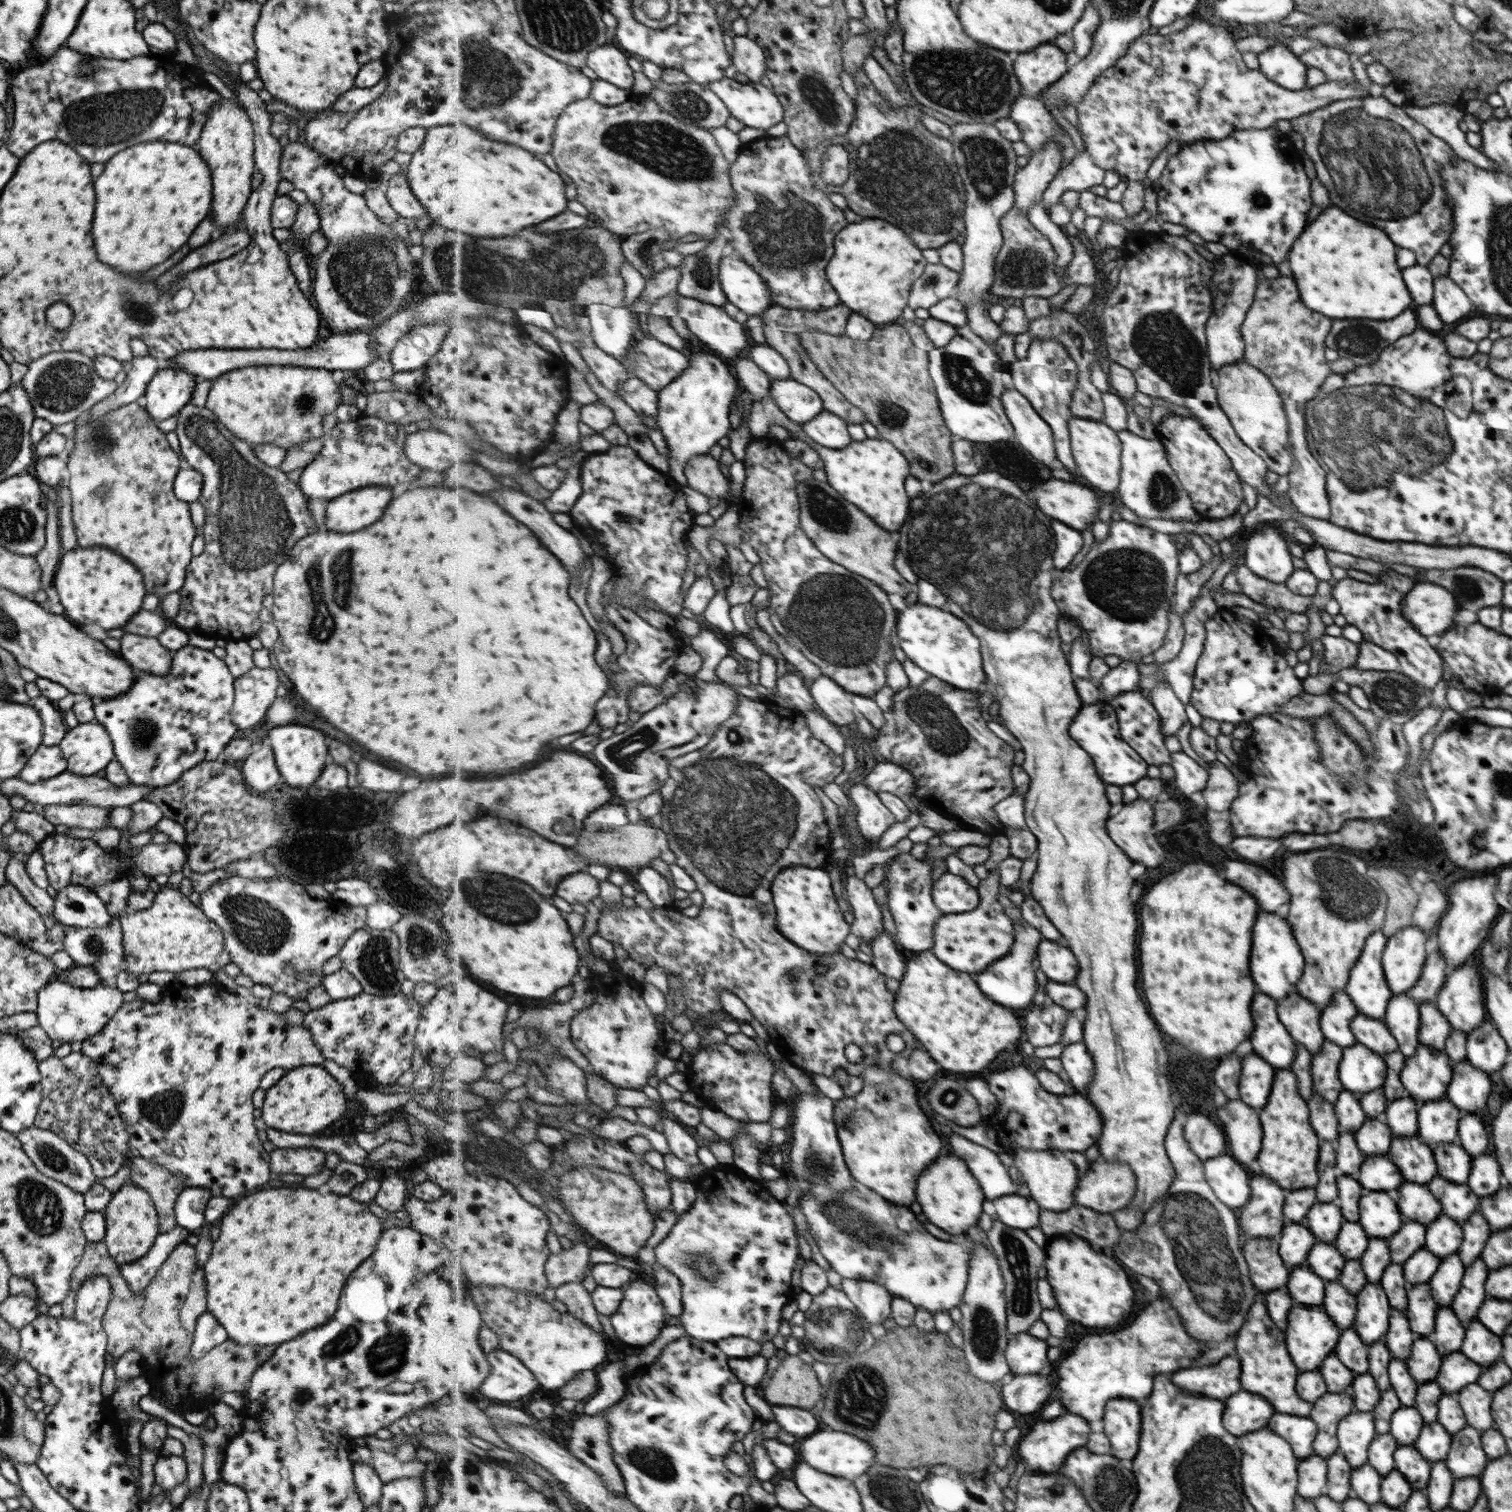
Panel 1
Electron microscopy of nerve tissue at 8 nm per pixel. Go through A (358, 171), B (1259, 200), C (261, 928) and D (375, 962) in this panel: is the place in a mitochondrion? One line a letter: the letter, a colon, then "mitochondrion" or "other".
A: other
B: mitochondrion
C: mitochondrion
D: mitochondrion

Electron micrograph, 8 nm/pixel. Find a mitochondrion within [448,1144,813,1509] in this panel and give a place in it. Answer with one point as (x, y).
(650, 1460)

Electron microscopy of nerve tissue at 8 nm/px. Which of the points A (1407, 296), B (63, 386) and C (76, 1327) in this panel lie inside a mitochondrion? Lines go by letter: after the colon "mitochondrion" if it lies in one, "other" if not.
A: other
B: mitochondrion
C: other

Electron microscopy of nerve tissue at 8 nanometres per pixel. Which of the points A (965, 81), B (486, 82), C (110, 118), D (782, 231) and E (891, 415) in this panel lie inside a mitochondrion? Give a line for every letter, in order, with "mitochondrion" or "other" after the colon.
A: mitochondrion
B: mitochondrion
C: mitochondrion
D: mitochondrion
E: mitochondrion

